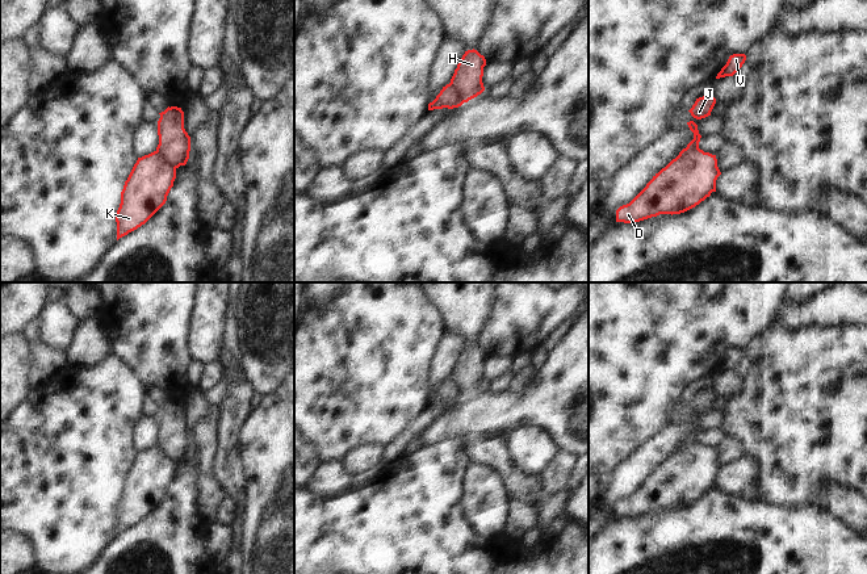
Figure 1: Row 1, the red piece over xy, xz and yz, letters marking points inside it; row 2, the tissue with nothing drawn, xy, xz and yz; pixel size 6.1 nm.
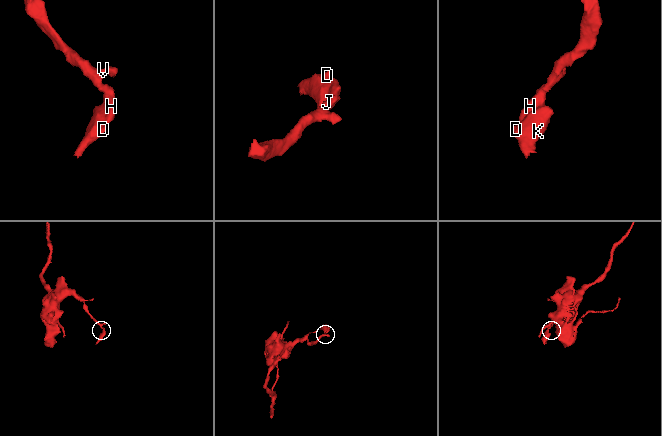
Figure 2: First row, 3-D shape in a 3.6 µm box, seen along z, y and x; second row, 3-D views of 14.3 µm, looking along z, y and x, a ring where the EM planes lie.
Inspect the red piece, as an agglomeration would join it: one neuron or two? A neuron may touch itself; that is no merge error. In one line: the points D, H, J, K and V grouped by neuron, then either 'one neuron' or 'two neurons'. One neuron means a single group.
D K / H J V; two neurons

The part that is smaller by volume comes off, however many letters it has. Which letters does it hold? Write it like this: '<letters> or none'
D, K

